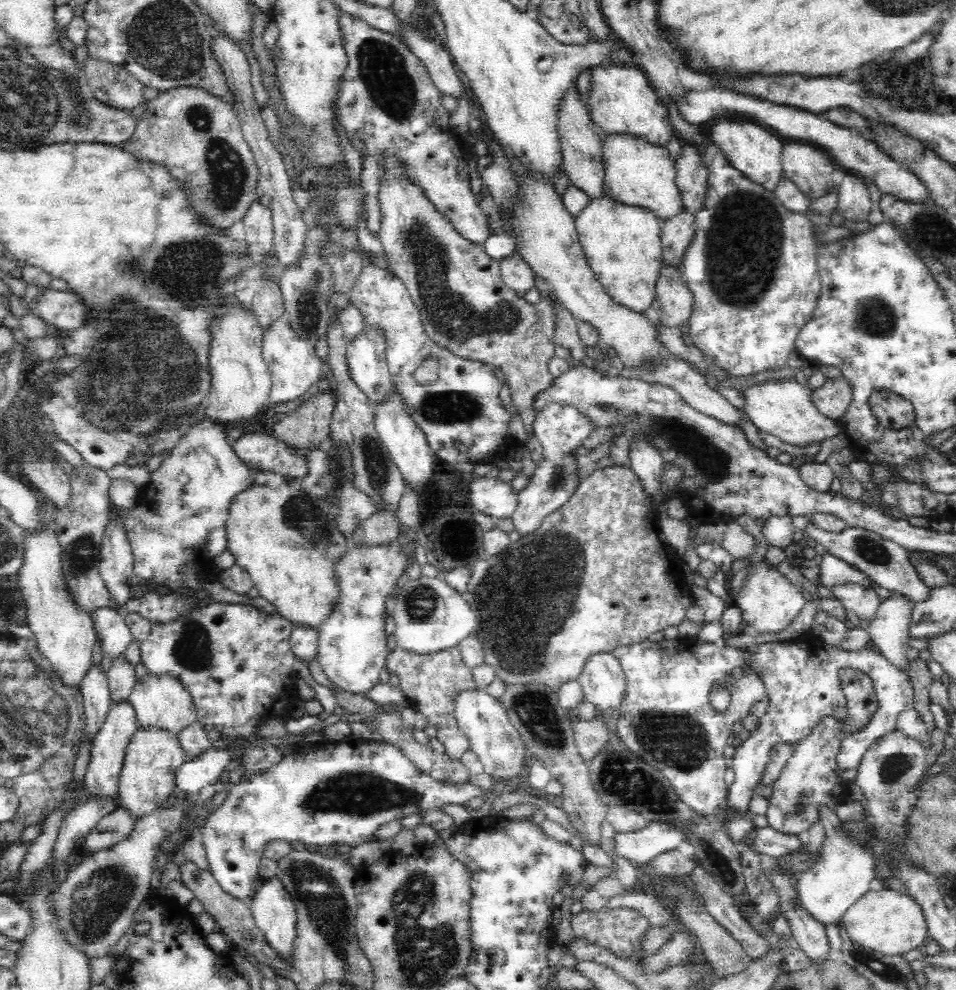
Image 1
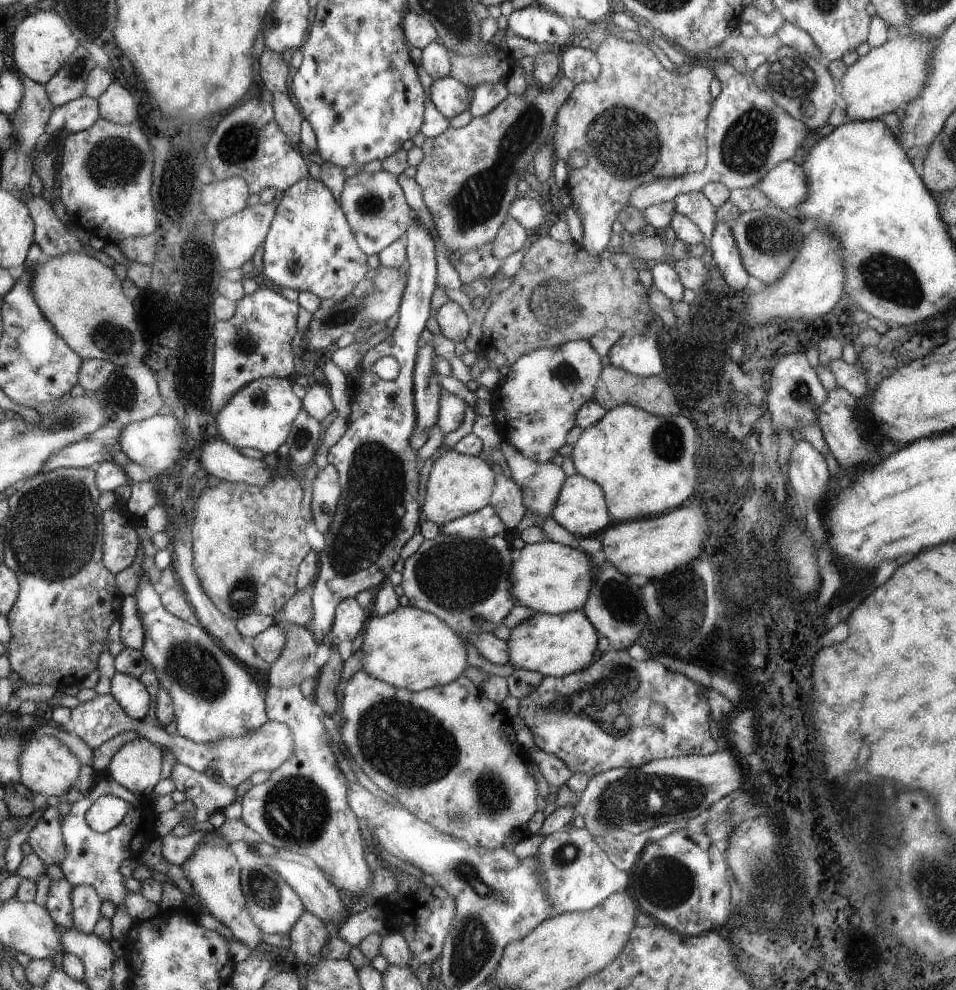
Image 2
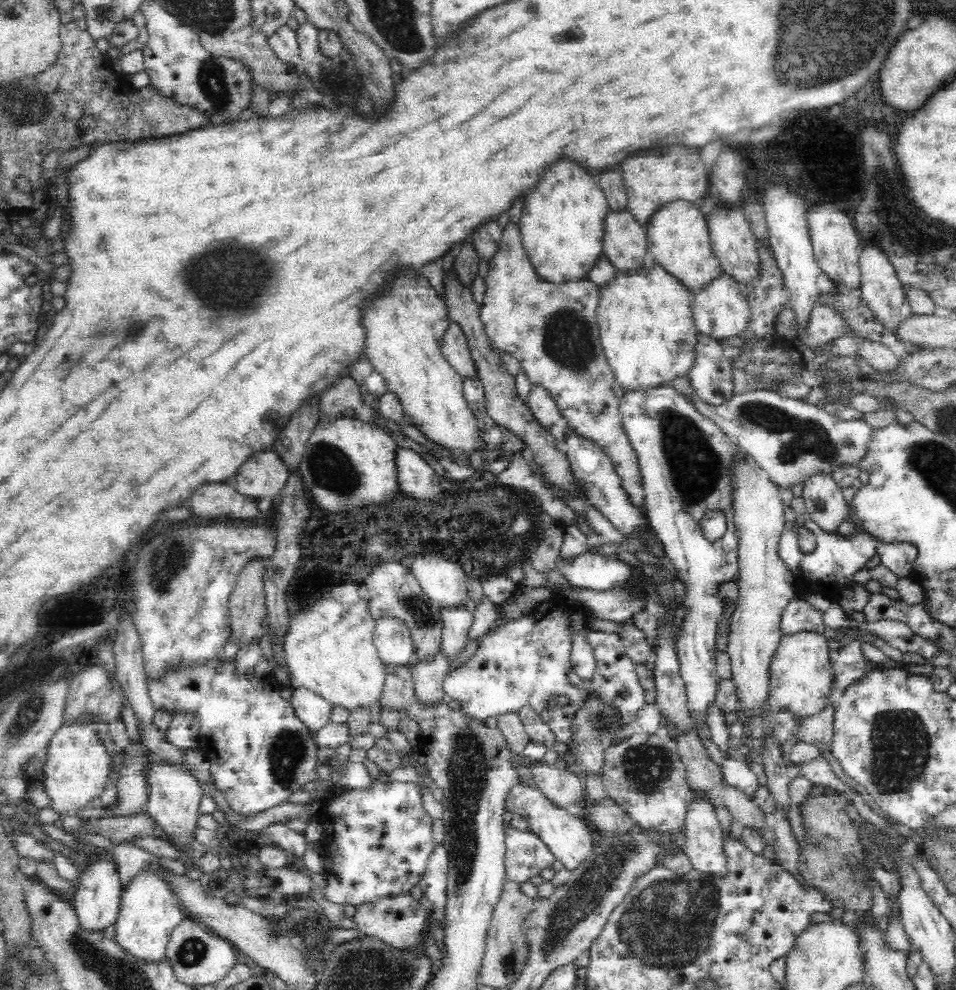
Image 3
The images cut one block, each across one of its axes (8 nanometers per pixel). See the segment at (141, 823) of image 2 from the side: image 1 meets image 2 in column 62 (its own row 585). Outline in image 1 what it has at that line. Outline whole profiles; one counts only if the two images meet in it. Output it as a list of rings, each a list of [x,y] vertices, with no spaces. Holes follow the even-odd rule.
[[[828,551],[822,557],[817,581],[817,587],[820,589],[828,588],[834,583],[845,583],[848,581],[858,583],[866,587],[866,589],[870,589],[870,585],[873,583],[862,572]]]

